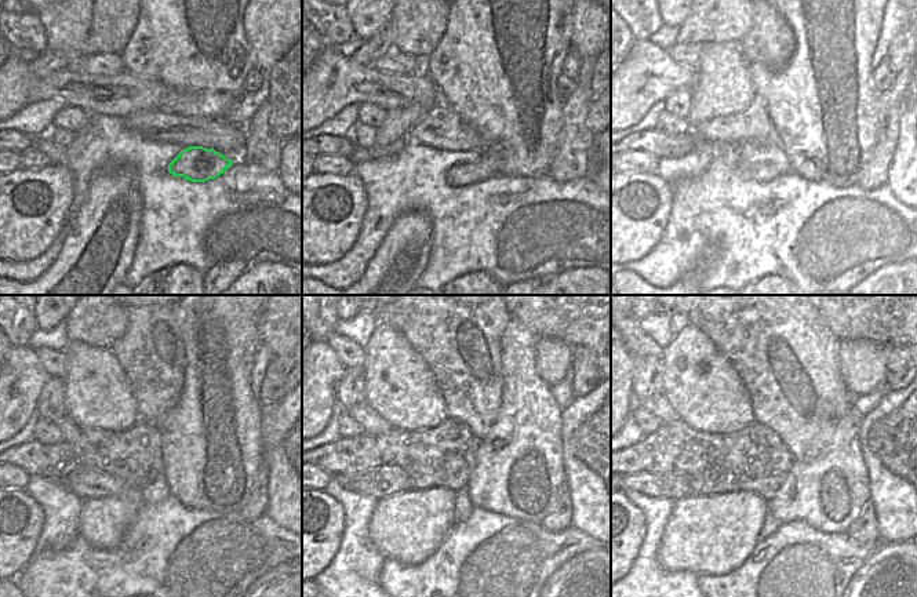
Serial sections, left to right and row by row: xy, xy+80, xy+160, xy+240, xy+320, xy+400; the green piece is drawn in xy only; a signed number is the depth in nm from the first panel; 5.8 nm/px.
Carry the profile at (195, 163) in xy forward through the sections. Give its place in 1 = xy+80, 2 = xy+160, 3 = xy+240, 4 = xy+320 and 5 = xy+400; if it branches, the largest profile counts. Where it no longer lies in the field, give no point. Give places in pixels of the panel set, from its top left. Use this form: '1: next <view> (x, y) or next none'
1: next xy+80 (466, 173)
2: next xy+160 (760, 173)
3: next xy+240 (87, 483)
4: next xy+320 (382, 481)
5: next xy+400 (673, 487)

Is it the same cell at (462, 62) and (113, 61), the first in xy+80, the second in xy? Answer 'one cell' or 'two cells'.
two cells

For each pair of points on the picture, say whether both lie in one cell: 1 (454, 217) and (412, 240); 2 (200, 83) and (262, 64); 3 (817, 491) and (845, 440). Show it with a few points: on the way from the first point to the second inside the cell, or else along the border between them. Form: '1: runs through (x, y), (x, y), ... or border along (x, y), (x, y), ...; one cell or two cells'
1: border along (406, 211), (421, 211), (432, 225), (428, 261); two cells
2: border along (246, 35), (254, 68); two cells
3: runs through (829, 479), (840, 468), (843, 452); one cell

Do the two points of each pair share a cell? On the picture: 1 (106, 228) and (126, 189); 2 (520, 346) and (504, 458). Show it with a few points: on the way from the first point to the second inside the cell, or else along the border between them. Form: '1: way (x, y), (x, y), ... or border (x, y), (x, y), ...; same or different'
1: way (109, 218), (116, 199); same
2: way (520, 374), (520, 430); same

